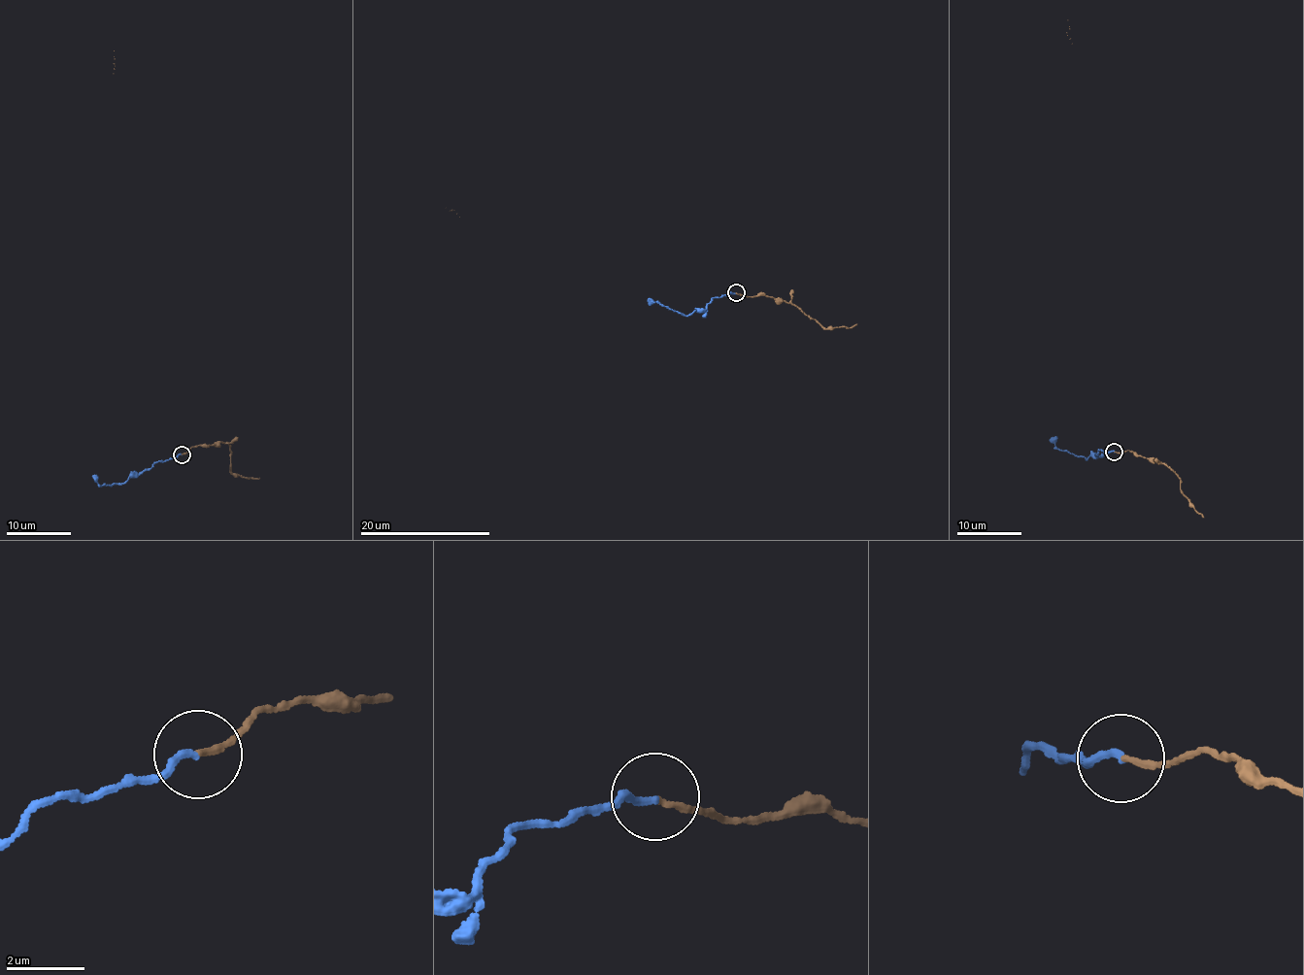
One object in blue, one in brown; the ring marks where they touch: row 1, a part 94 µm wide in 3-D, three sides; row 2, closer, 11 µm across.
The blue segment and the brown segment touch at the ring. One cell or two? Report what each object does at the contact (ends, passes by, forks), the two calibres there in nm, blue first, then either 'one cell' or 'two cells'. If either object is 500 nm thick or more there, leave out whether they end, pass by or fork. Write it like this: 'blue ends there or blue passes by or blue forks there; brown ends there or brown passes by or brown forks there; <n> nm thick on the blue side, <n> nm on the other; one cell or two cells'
blue ends there; brown ends there; 180 nm thick on the blue side, 130 nm on the other; two cells

